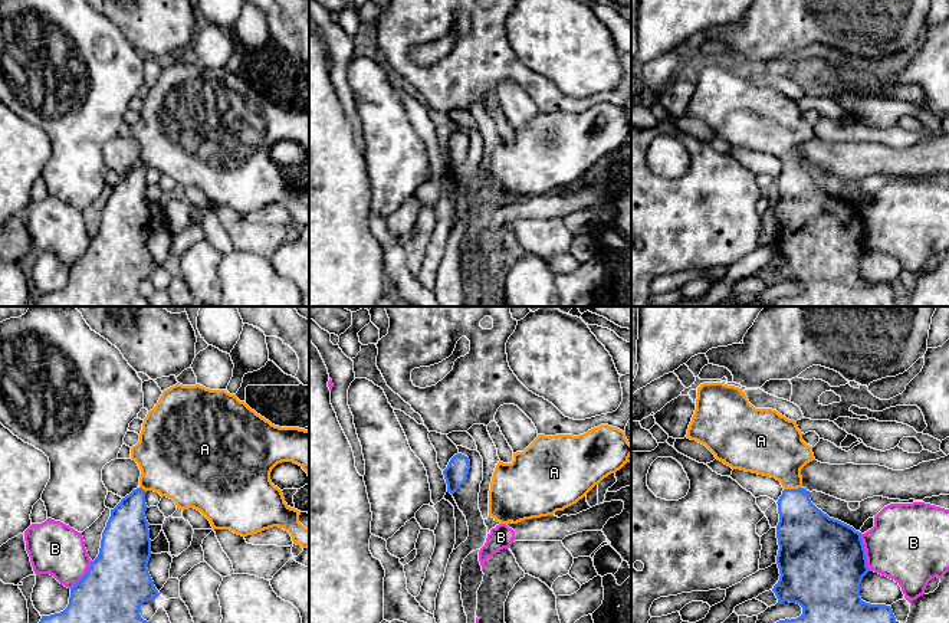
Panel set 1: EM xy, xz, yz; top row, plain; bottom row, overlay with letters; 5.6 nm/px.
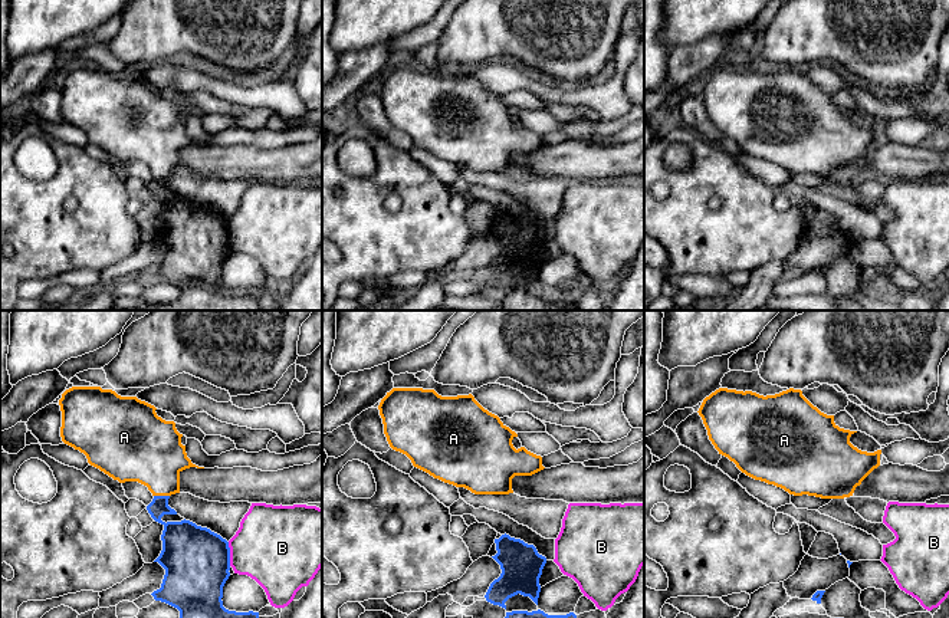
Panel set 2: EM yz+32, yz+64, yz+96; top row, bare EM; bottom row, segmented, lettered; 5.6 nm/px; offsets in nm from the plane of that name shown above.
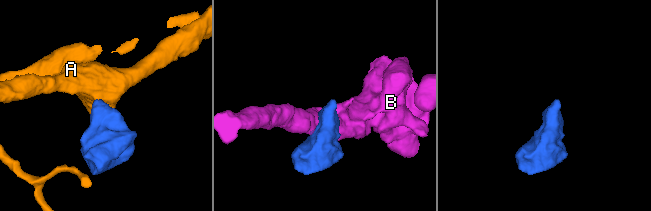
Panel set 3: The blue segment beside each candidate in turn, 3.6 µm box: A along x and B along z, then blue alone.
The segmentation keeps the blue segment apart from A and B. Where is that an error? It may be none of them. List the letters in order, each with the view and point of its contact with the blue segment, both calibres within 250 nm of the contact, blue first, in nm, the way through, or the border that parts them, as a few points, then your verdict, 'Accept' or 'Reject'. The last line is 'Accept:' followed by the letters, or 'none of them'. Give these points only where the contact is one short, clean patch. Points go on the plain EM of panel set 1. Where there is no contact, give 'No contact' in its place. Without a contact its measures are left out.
A: Touches blue at yz (792, 167). Thickness 320 nm (blue) against 320 nm. Path across: yz (804, 210), (794, 184), (792, 167), (788, 148), (775, 127). Accept
B: Touches blue at yz (864, 230). Thickness 480 nm (blue) against 420 nm. Reject
Accept: A

